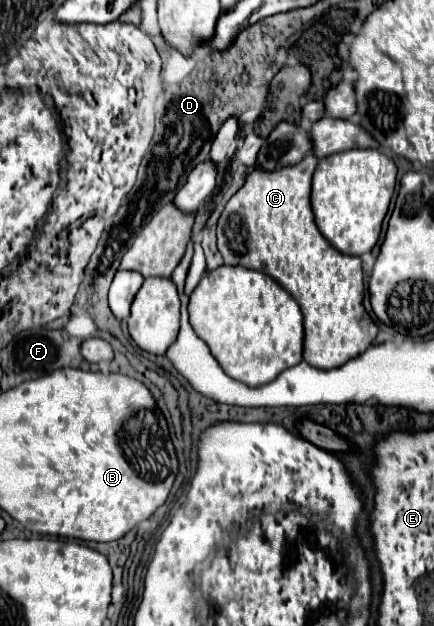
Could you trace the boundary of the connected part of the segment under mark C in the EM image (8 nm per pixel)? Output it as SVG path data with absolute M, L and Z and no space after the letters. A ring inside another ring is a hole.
M308 154L296 166L286 166L274 172L260 168L252 170L246 176L244 186L230 198L218 220L218 250L224 258L224 264L260 270L280 282L298 300L304 314L304 360L316 368L330 370L360 356L376 338L378 328L362 306L362 260L356 256L340 254L332 244L328 244L314 222L310 206L310 184L316 164L316 154Z

